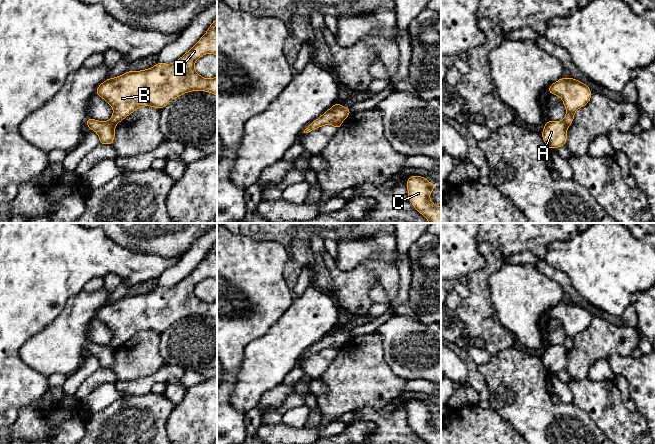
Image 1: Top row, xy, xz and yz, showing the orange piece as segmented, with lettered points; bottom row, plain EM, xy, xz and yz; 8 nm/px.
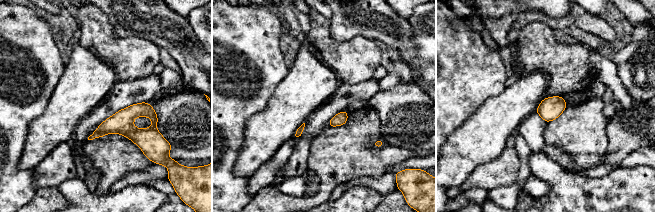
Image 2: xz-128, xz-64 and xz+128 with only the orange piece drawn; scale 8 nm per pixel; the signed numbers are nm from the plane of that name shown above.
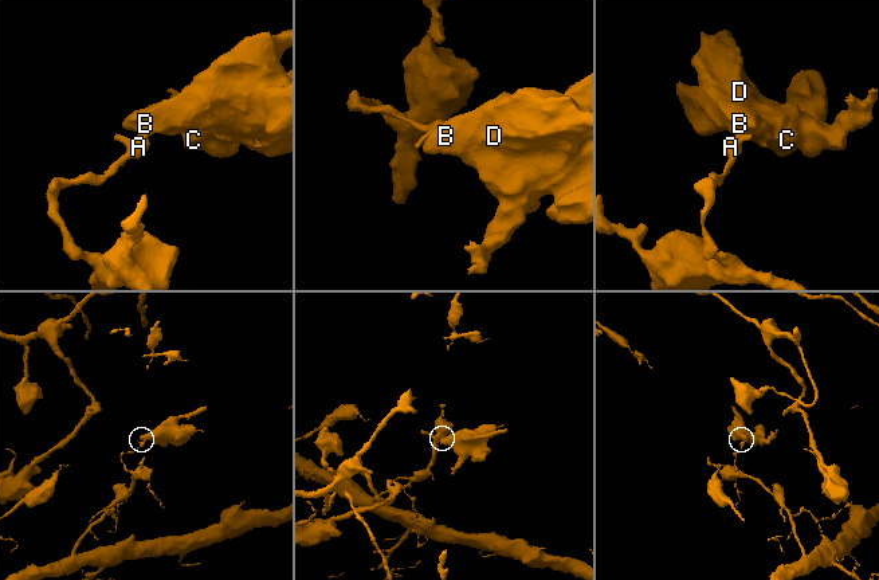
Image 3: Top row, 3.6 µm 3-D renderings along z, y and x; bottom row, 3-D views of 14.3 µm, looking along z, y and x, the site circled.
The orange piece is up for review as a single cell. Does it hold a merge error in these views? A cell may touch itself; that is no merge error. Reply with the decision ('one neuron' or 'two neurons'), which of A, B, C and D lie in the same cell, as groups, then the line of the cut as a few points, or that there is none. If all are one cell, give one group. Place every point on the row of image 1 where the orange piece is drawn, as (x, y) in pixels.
two neurons; groups A / B C D; cut xy (108, 121), (115, 125)

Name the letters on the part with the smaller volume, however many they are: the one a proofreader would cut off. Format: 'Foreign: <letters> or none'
Foreign: B, C, D

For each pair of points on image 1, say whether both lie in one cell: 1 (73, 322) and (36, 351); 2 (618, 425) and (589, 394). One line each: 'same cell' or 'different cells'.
1: same cell
2: same cell

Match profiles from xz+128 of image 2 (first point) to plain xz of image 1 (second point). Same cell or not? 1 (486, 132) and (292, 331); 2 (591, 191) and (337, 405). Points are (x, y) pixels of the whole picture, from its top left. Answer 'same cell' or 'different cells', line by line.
1: same cell
2: different cells

